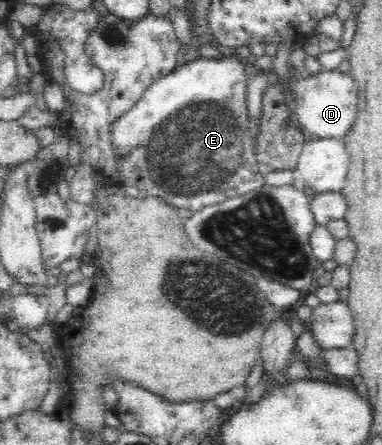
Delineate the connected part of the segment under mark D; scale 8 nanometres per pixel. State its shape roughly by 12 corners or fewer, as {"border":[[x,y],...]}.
{"border":[[350,73],[294,80],[294,122],[307,138],[343,138],[358,111]]}

